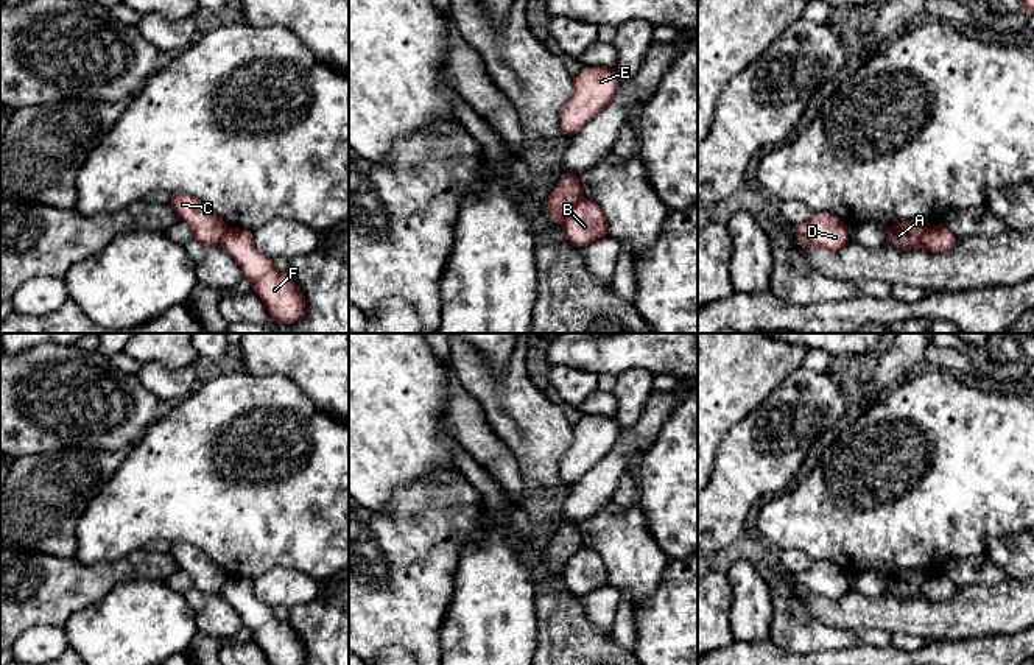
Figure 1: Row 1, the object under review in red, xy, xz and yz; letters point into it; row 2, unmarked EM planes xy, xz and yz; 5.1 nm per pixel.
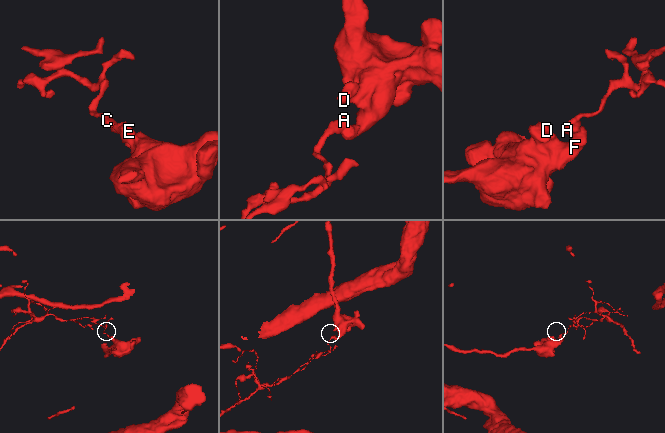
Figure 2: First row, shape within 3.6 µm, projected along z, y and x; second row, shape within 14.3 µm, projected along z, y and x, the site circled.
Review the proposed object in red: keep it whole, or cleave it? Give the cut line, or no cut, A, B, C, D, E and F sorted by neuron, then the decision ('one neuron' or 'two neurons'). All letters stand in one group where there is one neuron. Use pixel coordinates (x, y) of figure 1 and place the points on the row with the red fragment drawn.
cut in xz along (584, 198), (567, 214), (561, 225); A C / B D E F; two neurons

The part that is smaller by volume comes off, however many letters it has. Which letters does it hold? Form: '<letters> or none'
A, C

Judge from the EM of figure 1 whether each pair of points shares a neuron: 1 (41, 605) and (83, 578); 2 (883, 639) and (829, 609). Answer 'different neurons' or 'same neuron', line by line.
1: same neuron
2: different neurons

